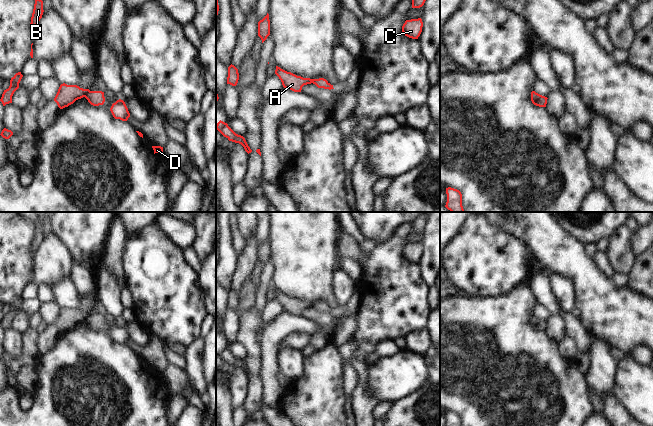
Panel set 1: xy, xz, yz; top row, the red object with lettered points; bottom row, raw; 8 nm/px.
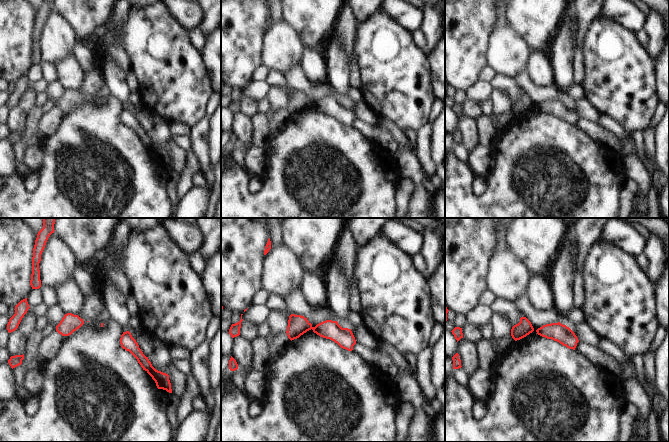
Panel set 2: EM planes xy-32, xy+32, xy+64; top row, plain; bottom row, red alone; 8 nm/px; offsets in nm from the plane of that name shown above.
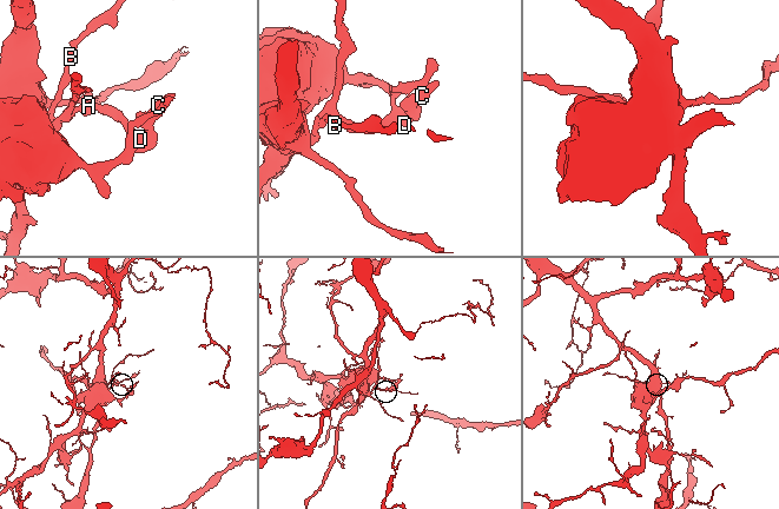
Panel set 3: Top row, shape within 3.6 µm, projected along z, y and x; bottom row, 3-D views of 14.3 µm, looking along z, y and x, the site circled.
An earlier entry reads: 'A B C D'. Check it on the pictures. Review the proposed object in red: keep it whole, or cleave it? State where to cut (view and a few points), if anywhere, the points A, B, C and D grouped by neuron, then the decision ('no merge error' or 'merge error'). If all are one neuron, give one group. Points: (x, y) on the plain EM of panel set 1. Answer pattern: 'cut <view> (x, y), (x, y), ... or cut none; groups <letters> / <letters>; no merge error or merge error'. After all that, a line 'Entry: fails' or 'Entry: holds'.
cut xy (90, 315), (84, 320); groups A B / C D; merge error
Entry: fails

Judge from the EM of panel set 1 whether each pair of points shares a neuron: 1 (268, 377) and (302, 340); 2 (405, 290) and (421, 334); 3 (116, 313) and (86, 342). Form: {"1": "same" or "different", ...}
{"1": "different", "2": "different", "3": "different"}

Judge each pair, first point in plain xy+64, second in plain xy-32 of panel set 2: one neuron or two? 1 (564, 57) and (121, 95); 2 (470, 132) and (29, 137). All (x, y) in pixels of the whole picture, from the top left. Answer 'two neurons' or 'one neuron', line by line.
1: one neuron
2: two neurons

